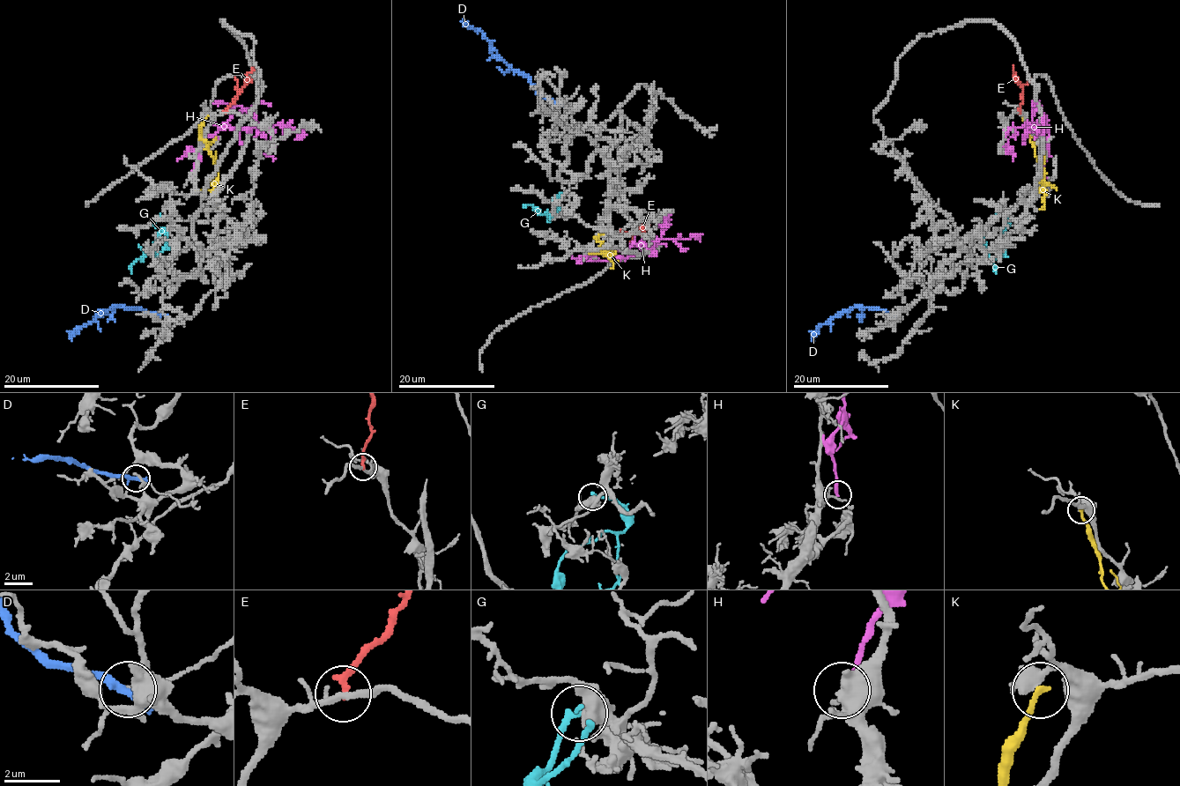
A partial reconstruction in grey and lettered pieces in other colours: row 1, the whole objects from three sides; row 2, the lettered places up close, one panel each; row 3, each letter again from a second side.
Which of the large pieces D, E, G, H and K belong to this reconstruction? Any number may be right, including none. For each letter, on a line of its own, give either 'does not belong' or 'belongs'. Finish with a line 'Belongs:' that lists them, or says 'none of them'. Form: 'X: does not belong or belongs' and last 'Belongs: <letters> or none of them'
D: does not belong
E: does not belong
G: does not belong
H: does not belong
K: does not belong
Belongs: none of them

